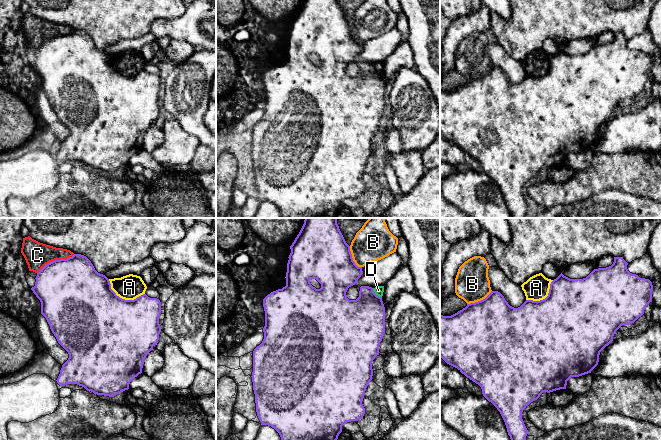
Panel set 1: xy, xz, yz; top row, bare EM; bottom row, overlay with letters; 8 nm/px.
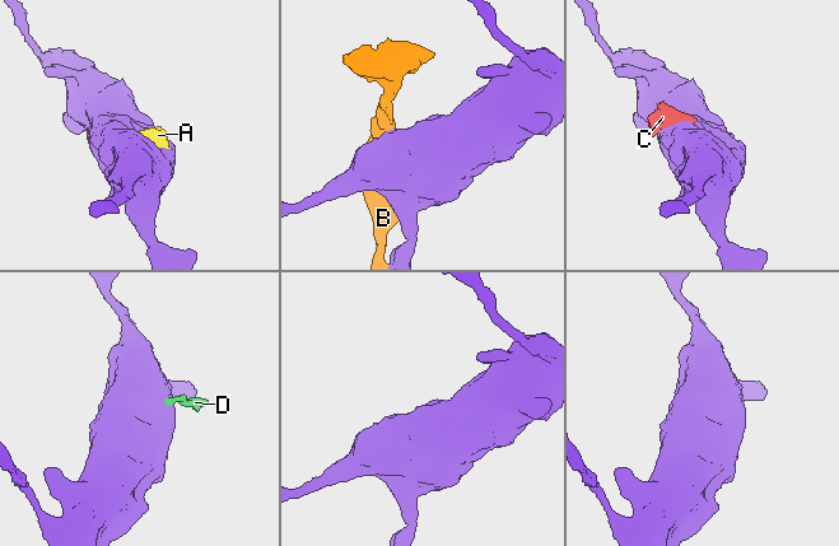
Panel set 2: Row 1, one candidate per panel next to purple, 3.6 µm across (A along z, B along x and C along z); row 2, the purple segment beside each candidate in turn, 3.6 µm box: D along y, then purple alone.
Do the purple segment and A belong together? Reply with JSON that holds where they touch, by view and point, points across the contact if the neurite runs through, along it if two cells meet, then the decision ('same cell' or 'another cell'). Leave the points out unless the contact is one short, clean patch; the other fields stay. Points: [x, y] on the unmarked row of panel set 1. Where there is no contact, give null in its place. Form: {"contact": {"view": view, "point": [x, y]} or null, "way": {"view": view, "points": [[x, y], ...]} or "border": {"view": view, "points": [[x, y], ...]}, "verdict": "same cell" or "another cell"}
{"contact": {"view": "xy", "point": [123, 75]}, "verdict": "another cell"}

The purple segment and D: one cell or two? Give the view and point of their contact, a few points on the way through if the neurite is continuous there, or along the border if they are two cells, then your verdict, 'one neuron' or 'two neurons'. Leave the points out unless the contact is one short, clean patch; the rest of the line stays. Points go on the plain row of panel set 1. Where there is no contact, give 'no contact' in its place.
contact xz (375, 70); border xz (372, 64), (381, 73); two neurons

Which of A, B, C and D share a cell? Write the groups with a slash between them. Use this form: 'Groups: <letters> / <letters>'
Groups: A C D / B

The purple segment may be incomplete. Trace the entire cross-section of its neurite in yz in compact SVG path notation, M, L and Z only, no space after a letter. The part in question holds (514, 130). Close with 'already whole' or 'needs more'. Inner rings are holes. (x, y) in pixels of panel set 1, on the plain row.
M614 33L614 38L606 44L594 45L586 54L570 55L562 49L550 60L548 72L540 77L526 76L520 83L514 84L508 80L498 67L491 69L483 76L467 80L465 84L451 92L440 91L440 133L449 141L457 144L467 154L478 160L483 172L500 188L511 218L525 218L528 206L522 195L523 186L537 176L543 168L553 168L566 165L571 153L579 153L588 149L598 141L600 128L613 117L613 112L622 101L630 101L644 90L646 82L652 78L653 61L649 55L640 54L627 45L628 39L623 33Z; already whole

